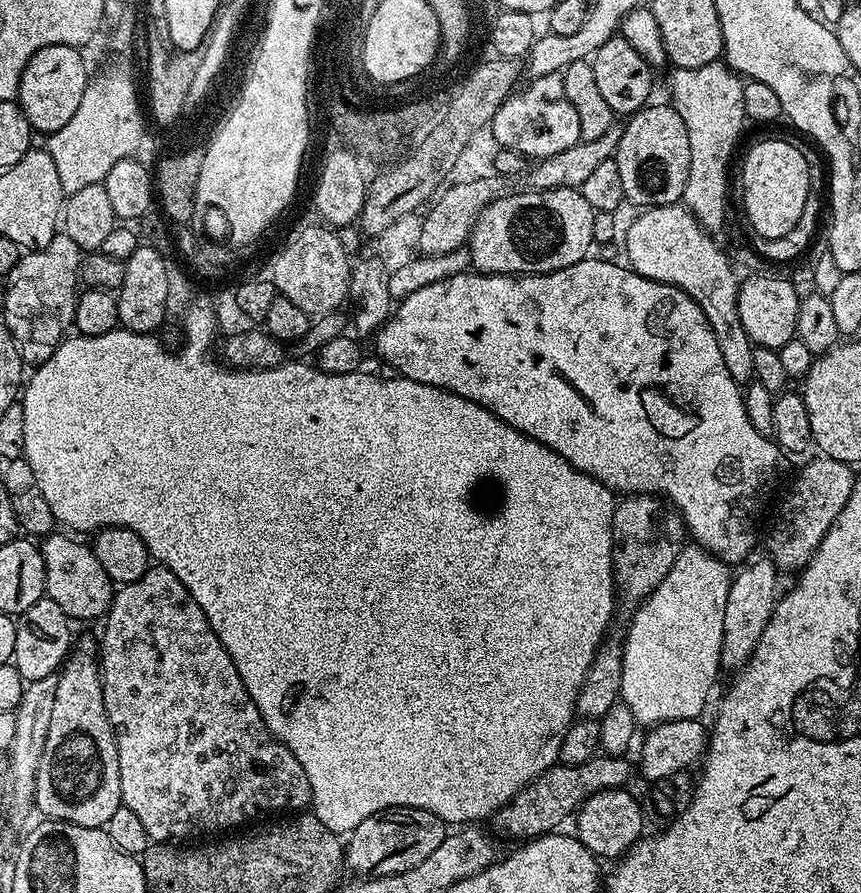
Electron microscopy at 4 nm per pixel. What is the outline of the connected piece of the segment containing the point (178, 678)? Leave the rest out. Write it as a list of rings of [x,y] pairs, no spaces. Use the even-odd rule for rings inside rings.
[[[150,566],[146,570],[146,574],[142,574],[142,578],[138,578],[138,582],[130,582],[129,584],[119,585],[115,589],[112,604],[108,607],[107,616],[103,617],[104,637],[100,640],[100,652],[98,651],[98,663],[100,665],[100,681],[104,689],[102,690],[102,698],[106,706],[106,714],[108,720],[112,723],[112,733],[116,735],[116,749],[118,750],[118,778],[120,779],[120,798],[123,807],[134,810],[134,814],[141,820],[142,826],[146,829],[149,841],[152,842],[184,842],[187,836],[200,836],[196,838],[204,838],[207,832],[216,832],[212,834],[224,834],[229,830],[236,830],[239,824],[244,824],[247,820],[252,820],[255,816],[260,816],[263,812],[284,812],[287,808],[296,808],[292,810],[304,810],[312,803],[312,791],[310,790],[310,778],[306,778],[306,770],[302,770],[302,766],[298,762],[298,758],[294,758],[294,754],[290,754],[290,750],[280,740],[274,738],[274,734],[266,726],[266,722],[262,718],[262,714],[258,710],[258,706],[254,706],[254,698],[250,698],[250,694],[246,690],[246,686],[242,682],[242,678],[238,674],[238,666],[234,666],[234,658],[230,658],[230,654],[226,654],[226,646],[222,646],[222,642],[218,638],[218,634],[214,634],[214,630],[210,626],[210,622],[206,618],[206,614],[202,614],[202,610],[198,606],[198,602],[194,602],[192,595],[186,590],[186,586],[182,586],[182,582],[174,575],[169,568],[163,566]]]

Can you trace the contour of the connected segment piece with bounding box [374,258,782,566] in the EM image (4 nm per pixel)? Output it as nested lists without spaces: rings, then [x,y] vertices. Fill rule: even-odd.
[[[585,258],[580,260],[574,266],[566,266],[562,270],[554,270],[553,272],[542,272],[531,276],[488,276],[485,272],[477,272],[469,270],[462,273],[456,273],[448,279],[436,281],[433,284],[426,285],[420,290],[401,299],[395,305],[394,311],[389,316],[386,323],[380,327],[379,332],[375,333],[376,352],[393,368],[393,373],[399,374],[403,379],[413,380],[414,382],[422,382],[429,384],[435,388],[446,388],[449,392],[458,394],[462,398],[466,398],[470,402],[474,402],[478,406],[482,406],[486,410],[490,410],[501,420],[510,426],[514,426],[514,430],[518,430],[522,434],[526,434],[530,438],[534,438],[538,442],[542,442],[550,450],[557,452],[562,458],[566,458],[566,462],[570,462],[570,466],[574,466],[582,474],[590,474],[590,478],[594,478],[598,482],[602,482],[608,488],[612,489],[616,494],[651,494],[661,498],[666,498],[668,503],[680,513],[681,520],[684,521],[684,527],[690,533],[697,545],[701,548],[708,549],[709,552],[720,557],[725,564],[729,566],[739,565],[741,562],[747,561],[753,555],[752,547],[756,544],[756,515],[760,512],[760,500],[764,500],[768,496],[768,491],[776,484],[776,475],[780,472],[780,456],[782,457],[782,449],[775,439],[758,434],[758,430],[754,430],[754,426],[750,426],[750,418],[746,418],[746,406],[744,405],[744,392],[741,385],[736,384],[734,378],[730,376],[726,365],[722,360],[721,351],[718,350],[718,339],[715,338],[714,330],[711,328],[710,322],[707,321],[706,314],[699,308],[698,302],[690,297],[680,288],[674,285],[664,284],[661,281],[648,280],[642,277],[632,268],[625,266],[623,263],[612,263],[610,261],[602,261],[597,258]]]

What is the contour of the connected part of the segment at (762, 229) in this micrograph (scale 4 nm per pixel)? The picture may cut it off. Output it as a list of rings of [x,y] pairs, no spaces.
[[[760,140],[744,156],[744,169],[740,172],[740,184],[744,187],[744,212],[748,215],[747,227],[757,233],[762,240],[782,238],[794,230],[794,222],[802,218],[802,206],[810,194],[810,166],[806,166],[804,148],[795,148],[788,140]]]

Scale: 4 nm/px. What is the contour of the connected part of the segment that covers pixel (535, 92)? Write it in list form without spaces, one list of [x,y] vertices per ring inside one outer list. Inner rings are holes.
[[[560,73],[537,76],[531,83],[525,92],[516,90],[502,102],[502,106],[494,114],[491,126],[494,138],[501,148],[519,152],[525,158],[536,156],[534,158],[541,161],[562,150],[568,150],[581,141],[578,113],[574,106],[570,106],[570,98],[566,98]]]

